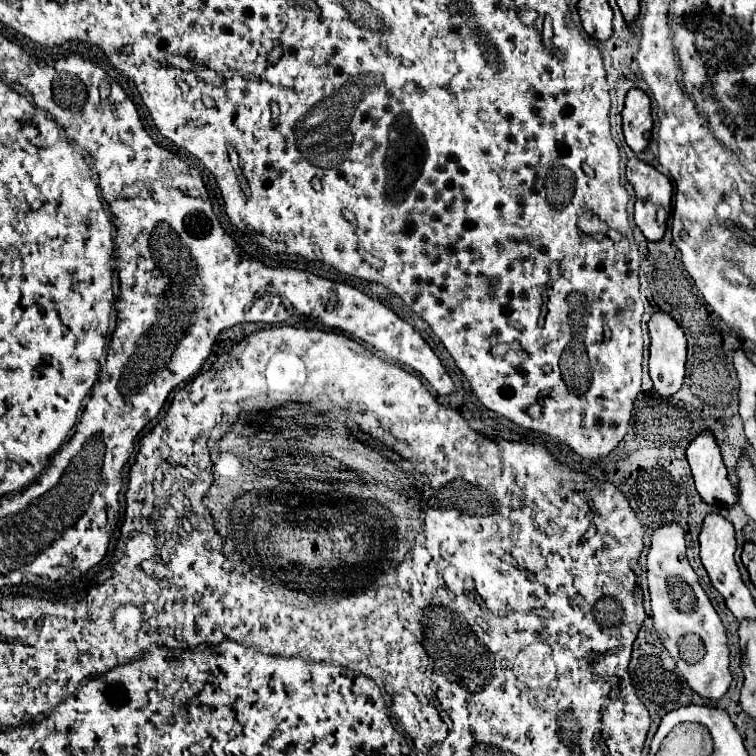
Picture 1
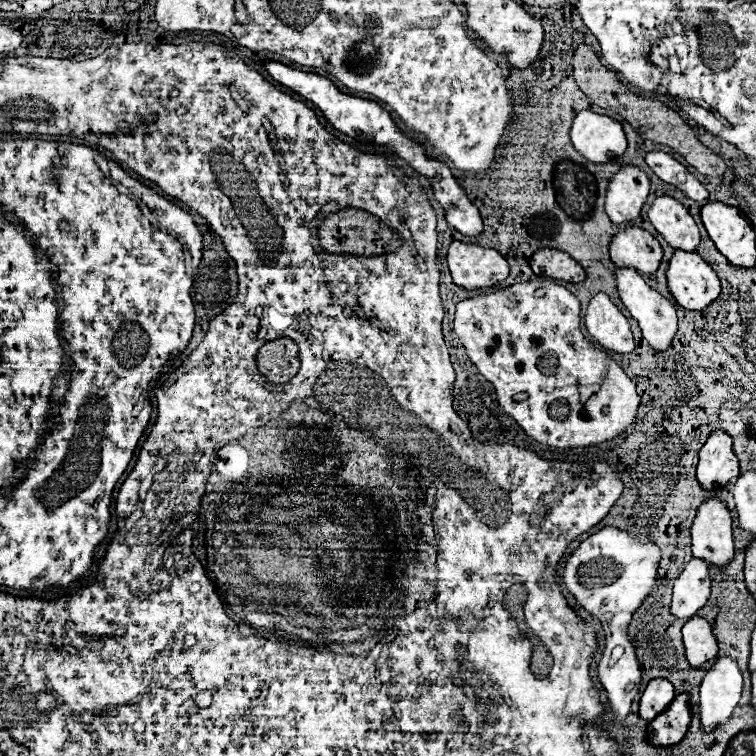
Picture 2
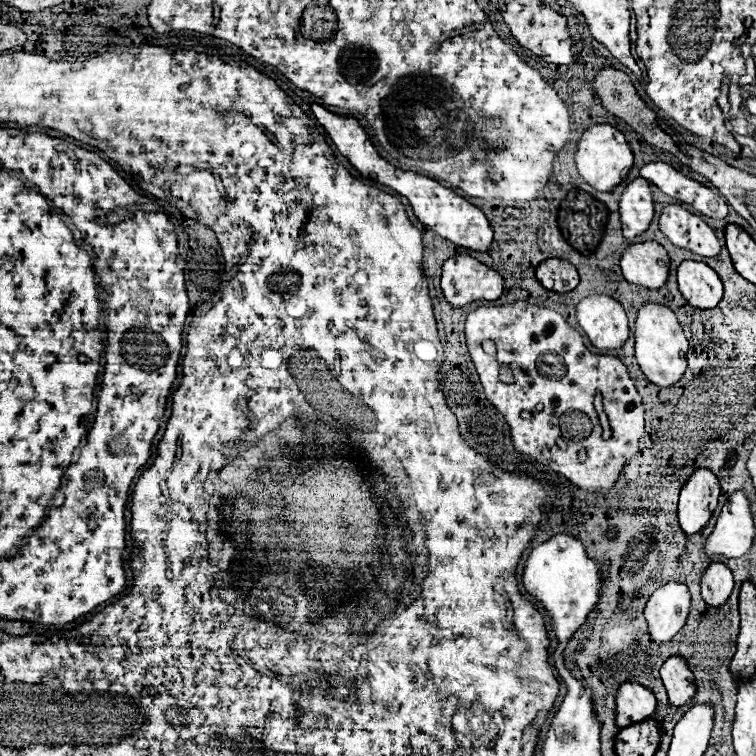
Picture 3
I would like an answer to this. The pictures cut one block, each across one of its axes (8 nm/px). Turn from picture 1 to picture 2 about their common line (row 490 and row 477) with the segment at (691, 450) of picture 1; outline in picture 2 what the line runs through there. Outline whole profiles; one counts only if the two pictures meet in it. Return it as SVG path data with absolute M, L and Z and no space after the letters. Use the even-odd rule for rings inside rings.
M714 430L700 450L696 476L702 488L714 490L726 486L740 474L738 458L732 450L732 438L724 430Z

